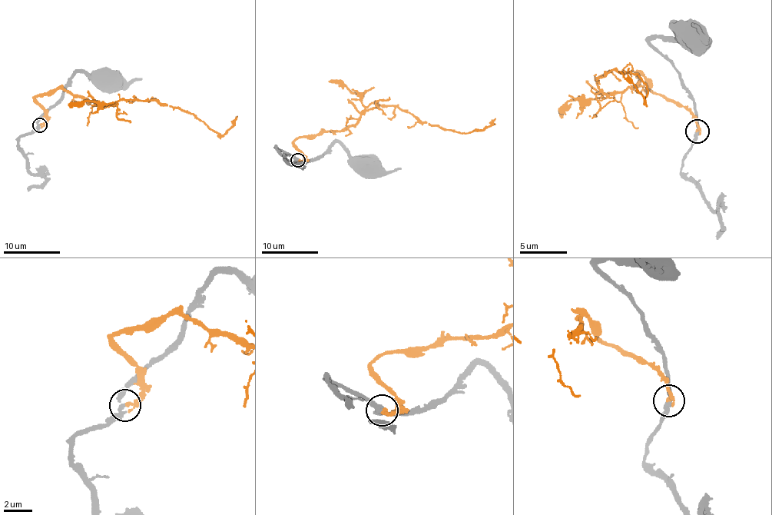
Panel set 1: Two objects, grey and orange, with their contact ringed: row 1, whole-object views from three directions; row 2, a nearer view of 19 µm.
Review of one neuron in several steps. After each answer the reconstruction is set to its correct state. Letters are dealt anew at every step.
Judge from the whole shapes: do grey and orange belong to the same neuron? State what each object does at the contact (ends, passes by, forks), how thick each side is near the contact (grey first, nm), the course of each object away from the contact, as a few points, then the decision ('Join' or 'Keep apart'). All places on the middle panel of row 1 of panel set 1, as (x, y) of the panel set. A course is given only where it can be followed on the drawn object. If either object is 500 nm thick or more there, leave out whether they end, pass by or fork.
At the ring grey passes by. At the ring orange passes by. Thickness 240 nm (grey) against 200 nm. Course of grey: (298, 160), (313, 161), (337, 142), (357, 163), (369, 166). Course of orange: (298, 160), (304, 156), (293, 143), (299, 137), (343, 130), (380, 105), (397, 104), (460, 133), (495, 118). Join

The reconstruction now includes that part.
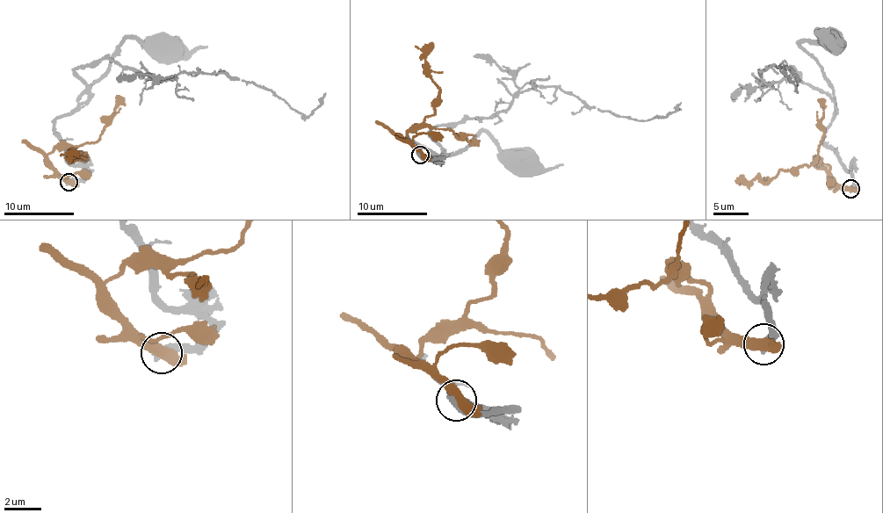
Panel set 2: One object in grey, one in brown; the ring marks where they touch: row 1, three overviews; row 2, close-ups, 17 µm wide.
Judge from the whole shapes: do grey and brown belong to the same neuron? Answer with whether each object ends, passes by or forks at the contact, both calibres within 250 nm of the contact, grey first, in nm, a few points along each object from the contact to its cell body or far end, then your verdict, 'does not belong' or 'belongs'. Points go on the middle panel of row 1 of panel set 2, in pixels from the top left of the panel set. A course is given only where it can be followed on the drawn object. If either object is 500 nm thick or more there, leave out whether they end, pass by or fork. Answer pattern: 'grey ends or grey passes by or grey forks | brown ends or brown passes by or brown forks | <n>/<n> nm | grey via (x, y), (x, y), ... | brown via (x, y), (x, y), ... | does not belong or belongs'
440/500 nm | grey via (421, 155), (438, 159), (426, 157), (408, 138), (431, 155), (453, 156), (484, 132), (509, 157), (523, 162) | brown via (421, 155), (419, 149), (400, 138), (431, 114), (438, 97), (438, 89), (426, 65), (426, 54), (433, 42) | does not belong

